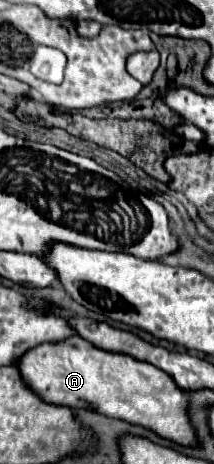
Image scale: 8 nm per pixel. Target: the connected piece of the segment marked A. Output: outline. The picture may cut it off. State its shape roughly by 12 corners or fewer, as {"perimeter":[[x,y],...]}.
{"perimeter":[[79,336],[17,370],[49,404],[195,444],[173,378]]}

